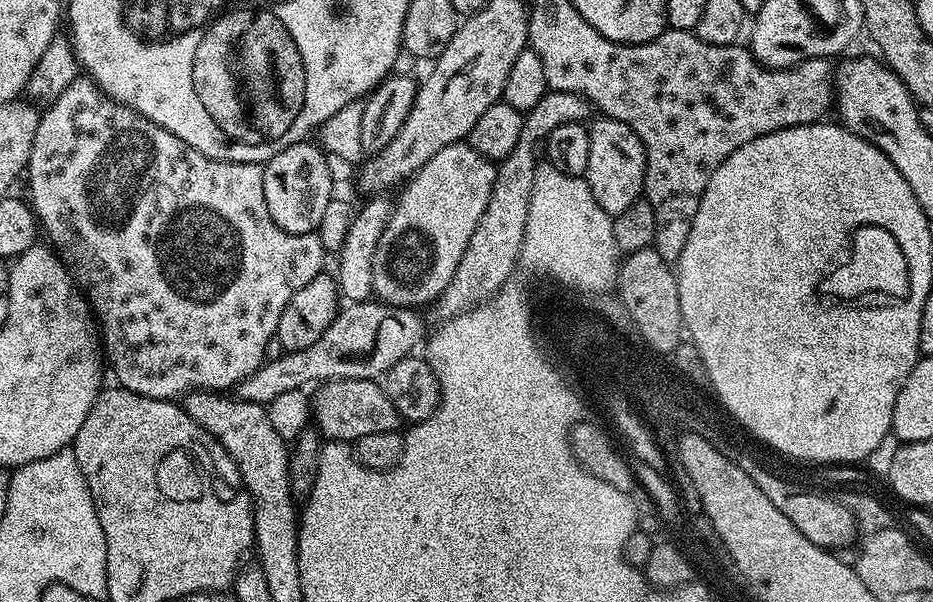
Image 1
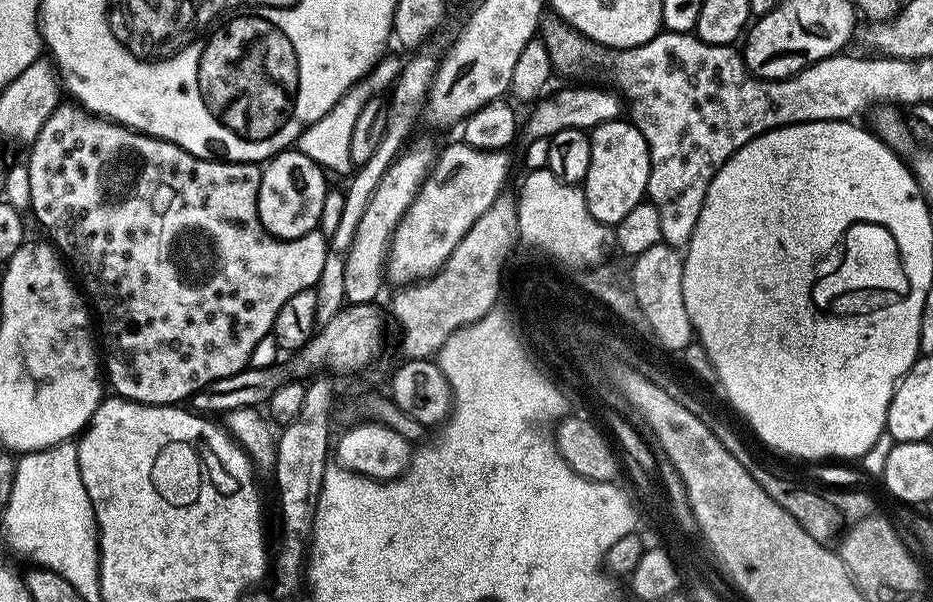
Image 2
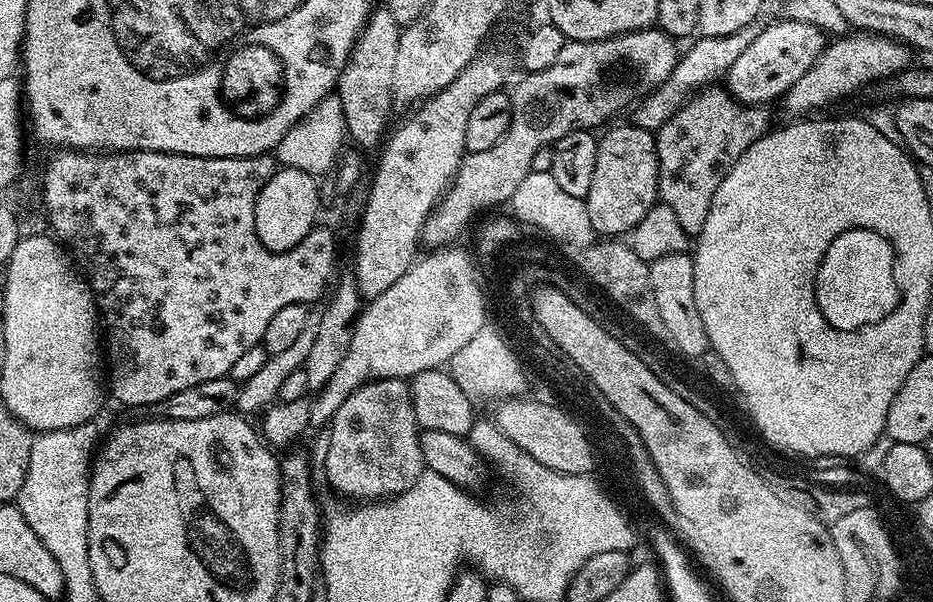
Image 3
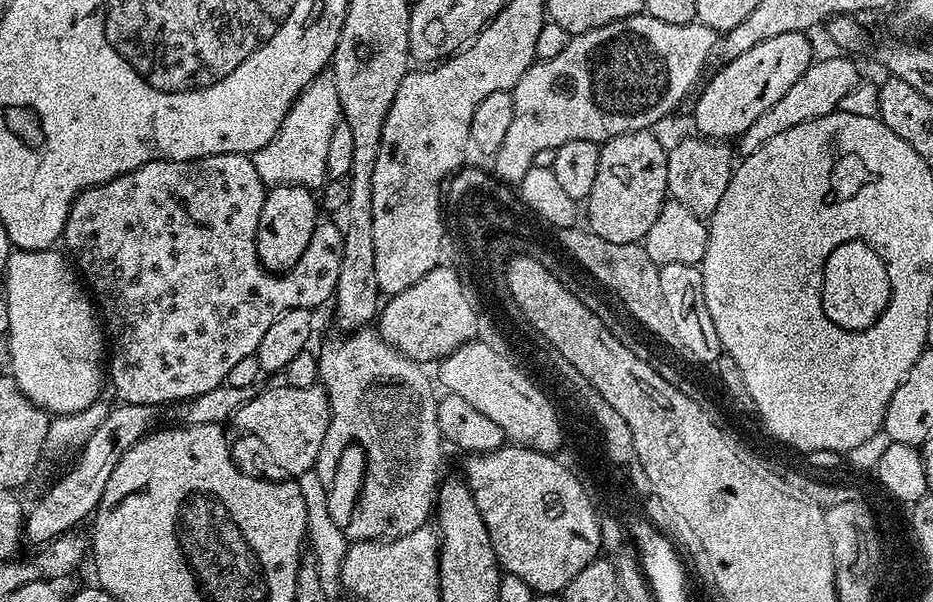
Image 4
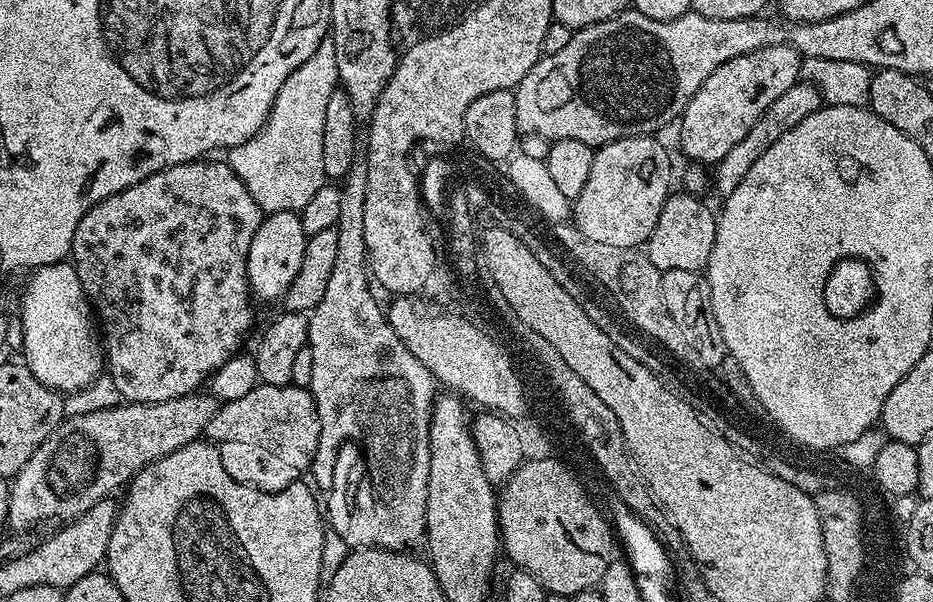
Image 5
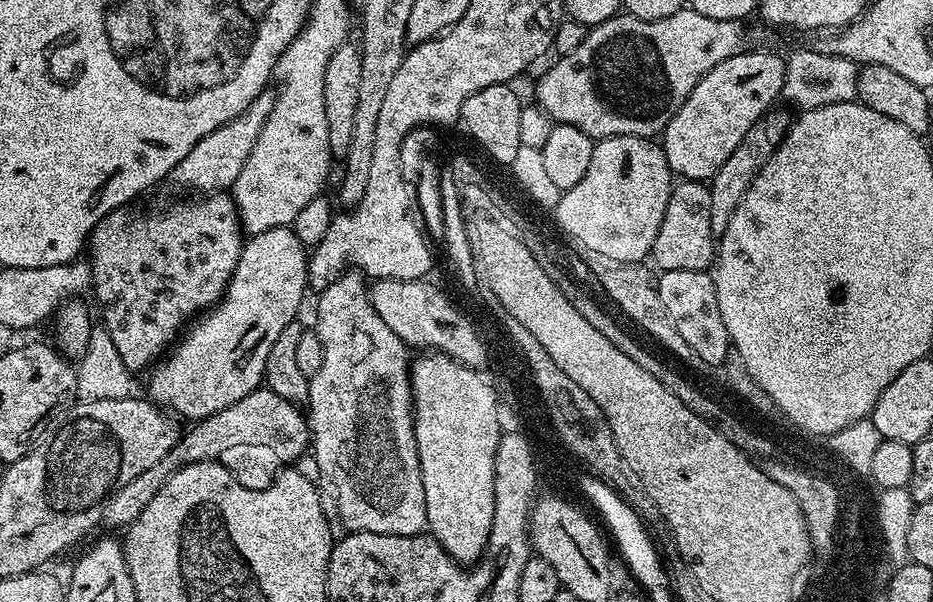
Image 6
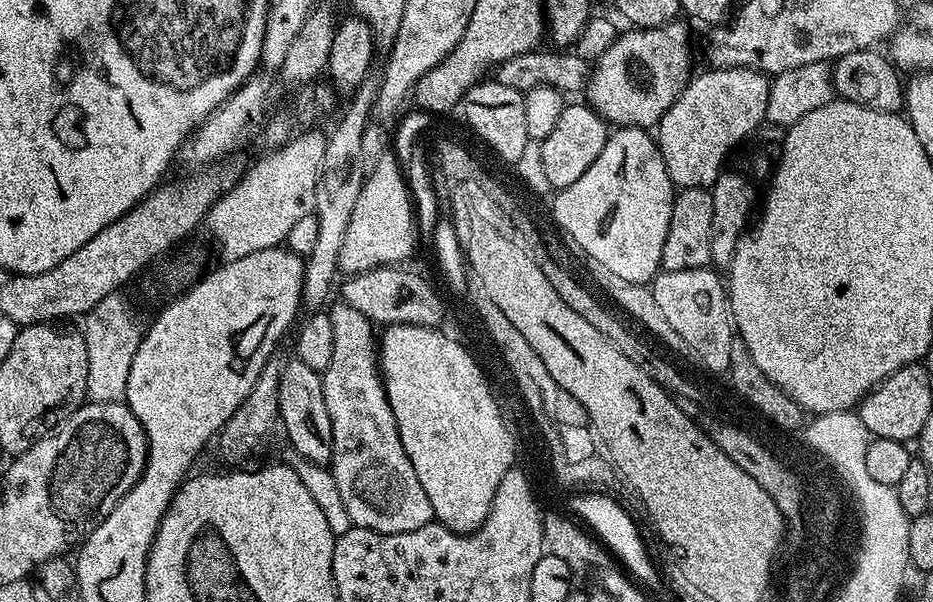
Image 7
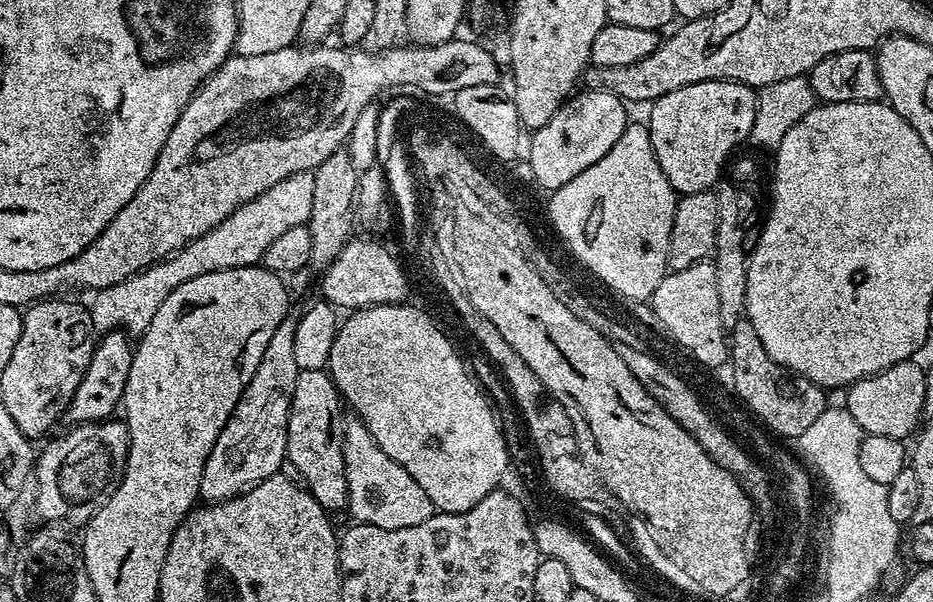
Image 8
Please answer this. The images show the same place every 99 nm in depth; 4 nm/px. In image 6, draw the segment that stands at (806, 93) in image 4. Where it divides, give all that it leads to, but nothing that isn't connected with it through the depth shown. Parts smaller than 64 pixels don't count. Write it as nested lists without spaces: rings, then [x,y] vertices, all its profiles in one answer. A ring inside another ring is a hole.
[[[780,107],[769,108],[762,114],[762,118],[758,118],[758,122],[754,122],[754,126],[750,126],[750,130],[746,130],[746,134],[743,136],[742,142],[738,142],[734,154],[730,154],[730,158],[726,158],[726,162],[722,162],[718,174],[712,176],[708,189],[710,190],[710,226],[713,236],[718,238],[724,233],[726,226],[730,226],[730,218],[734,214],[734,210],[738,210],[738,202],[742,202],[746,190],[750,190],[750,182],[754,182],[758,170],[762,170],[762,166],[766,166],[766,162],[774,154],[774,150],[786,138],[794,116],[793,113],[790,114],[786,109]]]

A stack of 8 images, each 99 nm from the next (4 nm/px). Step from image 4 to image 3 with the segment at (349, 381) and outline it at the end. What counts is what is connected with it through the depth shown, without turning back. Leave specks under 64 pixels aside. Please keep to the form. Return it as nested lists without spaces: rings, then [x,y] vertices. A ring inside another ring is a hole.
[[[370,380],[367,384],[362,385],[358,390],[354,390],[350,394],[350,398],[346,398],[346,402],[342,402],[342,406],[338,406],[338,410],[332,415],[330,421],[330,429],[332,433],[328,436],[328,453],[324,456],[324,472],[328,475],[328,480],[341,492],[344,496],[353,496],[356,502],[380,502],[385,498],[393,496],[401,496],[403,492],[410,490],[418,478],[426,471],[423,460],[422,448],[419,446],[419,436],[422,431],[416,422],[416,414],[412,405],[412,389],[408,380]]]

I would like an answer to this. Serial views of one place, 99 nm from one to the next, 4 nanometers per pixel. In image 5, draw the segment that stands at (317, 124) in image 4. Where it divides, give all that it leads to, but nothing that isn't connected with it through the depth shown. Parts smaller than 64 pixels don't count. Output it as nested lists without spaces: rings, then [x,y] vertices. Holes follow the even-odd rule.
[[[331,42],[320,44],[318,50],[314,54],[310,54],[310,58],[306,58],[306,62],[302,62],[302,66],[298,66],[298,70],[294,70],[294,74],[290,74],[290,78],[286,78],[286,82],[282,82],[282,90],[278,90],[278,98],[274,98],[274,106],[270,110],[268,121],[261,126],[260,132],[236,148],[227,149],[226,162],[236,171],[238,178],[242,178],[242,182],[246,182],[246,190],[250,190],[250,194],[261,213],[295,212],[300,214],[306,204],[310,202],[310,198],[317,194],[319,188],[326,183],[326,177],[322,170],[322,126],[325,125],[326,106],[330,103],[330,94],[337,91],[339,79],[338,58],[334,58],[334,46]]]

